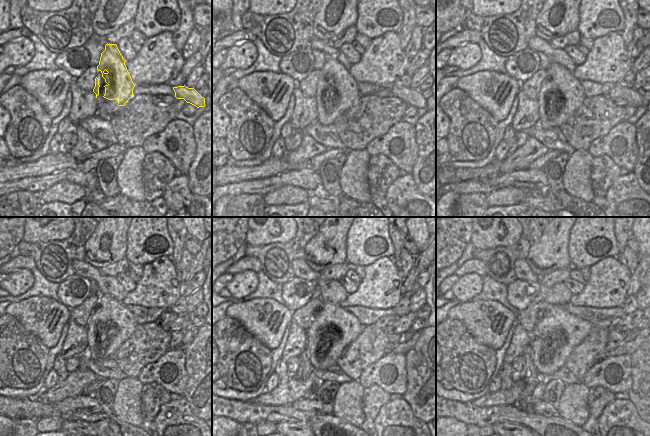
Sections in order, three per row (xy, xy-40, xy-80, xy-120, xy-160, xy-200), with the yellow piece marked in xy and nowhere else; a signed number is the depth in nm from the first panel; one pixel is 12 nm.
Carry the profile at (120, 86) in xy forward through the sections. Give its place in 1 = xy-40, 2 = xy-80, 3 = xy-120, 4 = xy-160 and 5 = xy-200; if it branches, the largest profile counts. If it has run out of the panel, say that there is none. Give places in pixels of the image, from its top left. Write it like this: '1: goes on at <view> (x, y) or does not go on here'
1: goes on at xy-40 (341, 85)
2: goes on at xy-80 (559, 81)
3: goes on at xy-120 (109, 312)
4: goes on at xy-160 (333, 316)
5: goes on at xy-200 (575, 330)

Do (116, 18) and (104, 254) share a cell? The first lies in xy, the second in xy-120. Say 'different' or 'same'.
same

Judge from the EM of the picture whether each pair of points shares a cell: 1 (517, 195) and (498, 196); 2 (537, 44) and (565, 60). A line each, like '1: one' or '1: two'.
1: one
2: one

